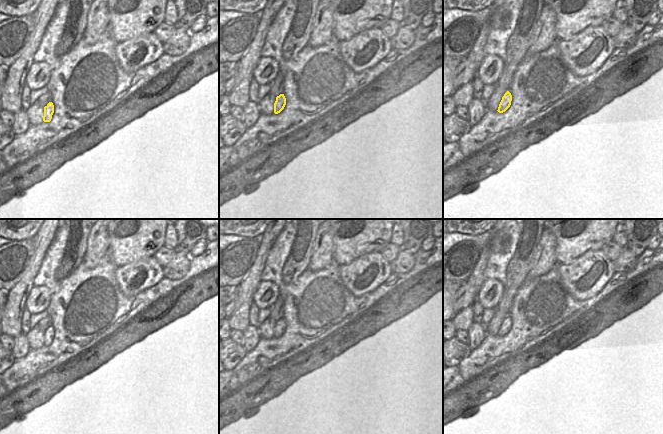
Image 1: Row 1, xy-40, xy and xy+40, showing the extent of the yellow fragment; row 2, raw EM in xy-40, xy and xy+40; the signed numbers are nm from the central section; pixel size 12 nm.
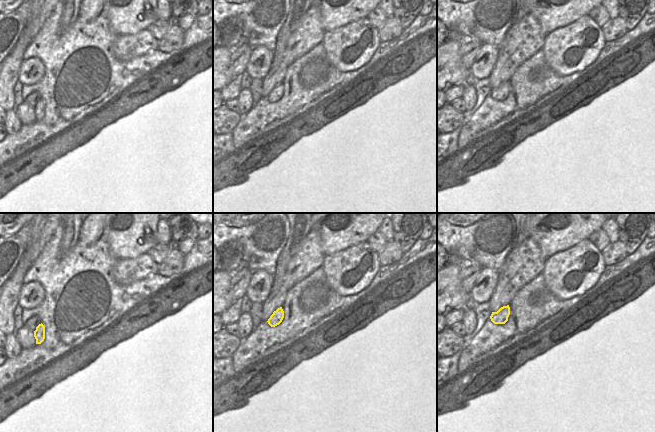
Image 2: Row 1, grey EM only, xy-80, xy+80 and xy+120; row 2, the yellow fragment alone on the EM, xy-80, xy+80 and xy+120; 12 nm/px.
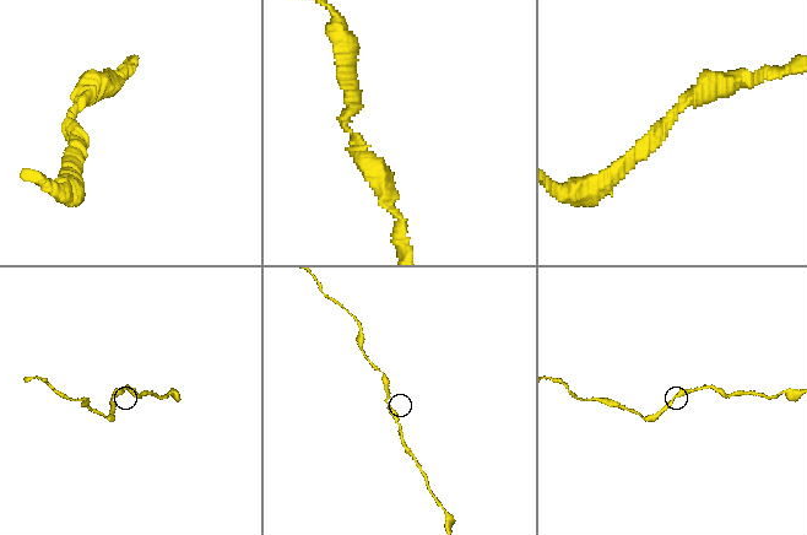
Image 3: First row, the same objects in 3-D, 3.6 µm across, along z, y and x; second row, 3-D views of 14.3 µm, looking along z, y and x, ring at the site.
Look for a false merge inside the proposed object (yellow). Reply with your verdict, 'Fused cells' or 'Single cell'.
Single cell.

